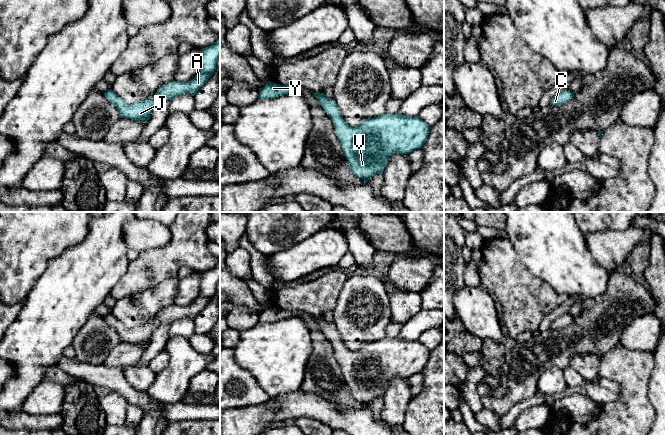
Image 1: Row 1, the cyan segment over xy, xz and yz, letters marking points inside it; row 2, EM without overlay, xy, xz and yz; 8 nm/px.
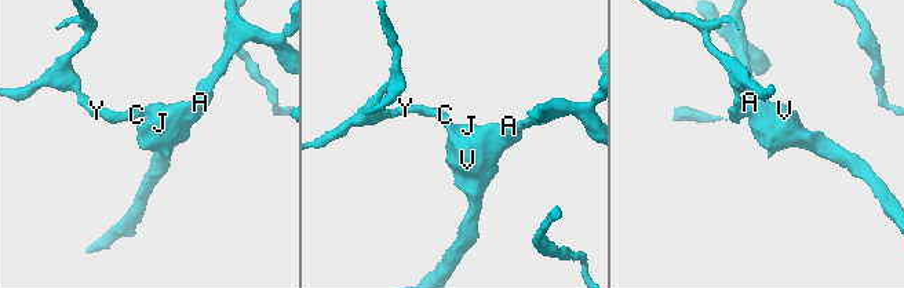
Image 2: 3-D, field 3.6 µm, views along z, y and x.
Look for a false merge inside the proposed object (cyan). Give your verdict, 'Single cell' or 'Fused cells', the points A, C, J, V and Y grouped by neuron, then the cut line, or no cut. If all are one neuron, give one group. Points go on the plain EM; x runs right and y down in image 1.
Single cell. Groups: A C J V Y. No split

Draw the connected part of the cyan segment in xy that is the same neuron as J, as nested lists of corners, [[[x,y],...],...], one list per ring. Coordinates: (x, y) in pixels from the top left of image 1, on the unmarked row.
[[[220,258],[219,263],[212,269],[202,272],[199,285],[199,296],[190,305],[172,305],[161,310],[152,322],[127,328],[112,313],[103,317],[105,322],[116,330],[120,342],[127,342],[133,345],[148,345],[155,330],[163,325],[172,325],[175,321],[196,316],[208,305],[216,294],[216,286],[220,280]]]

